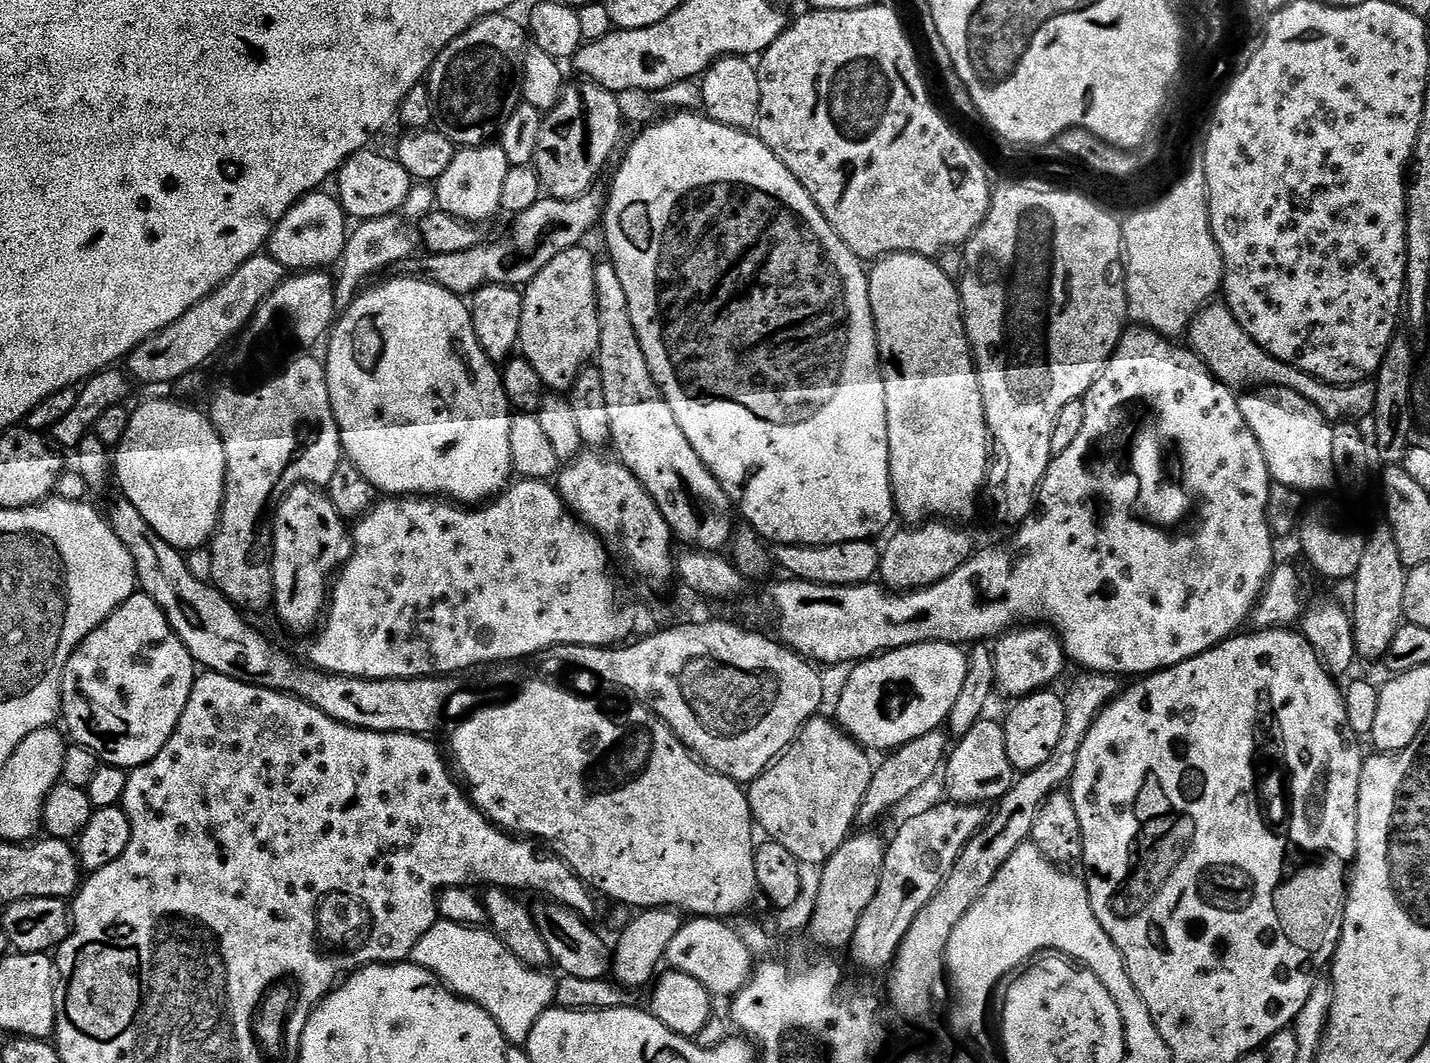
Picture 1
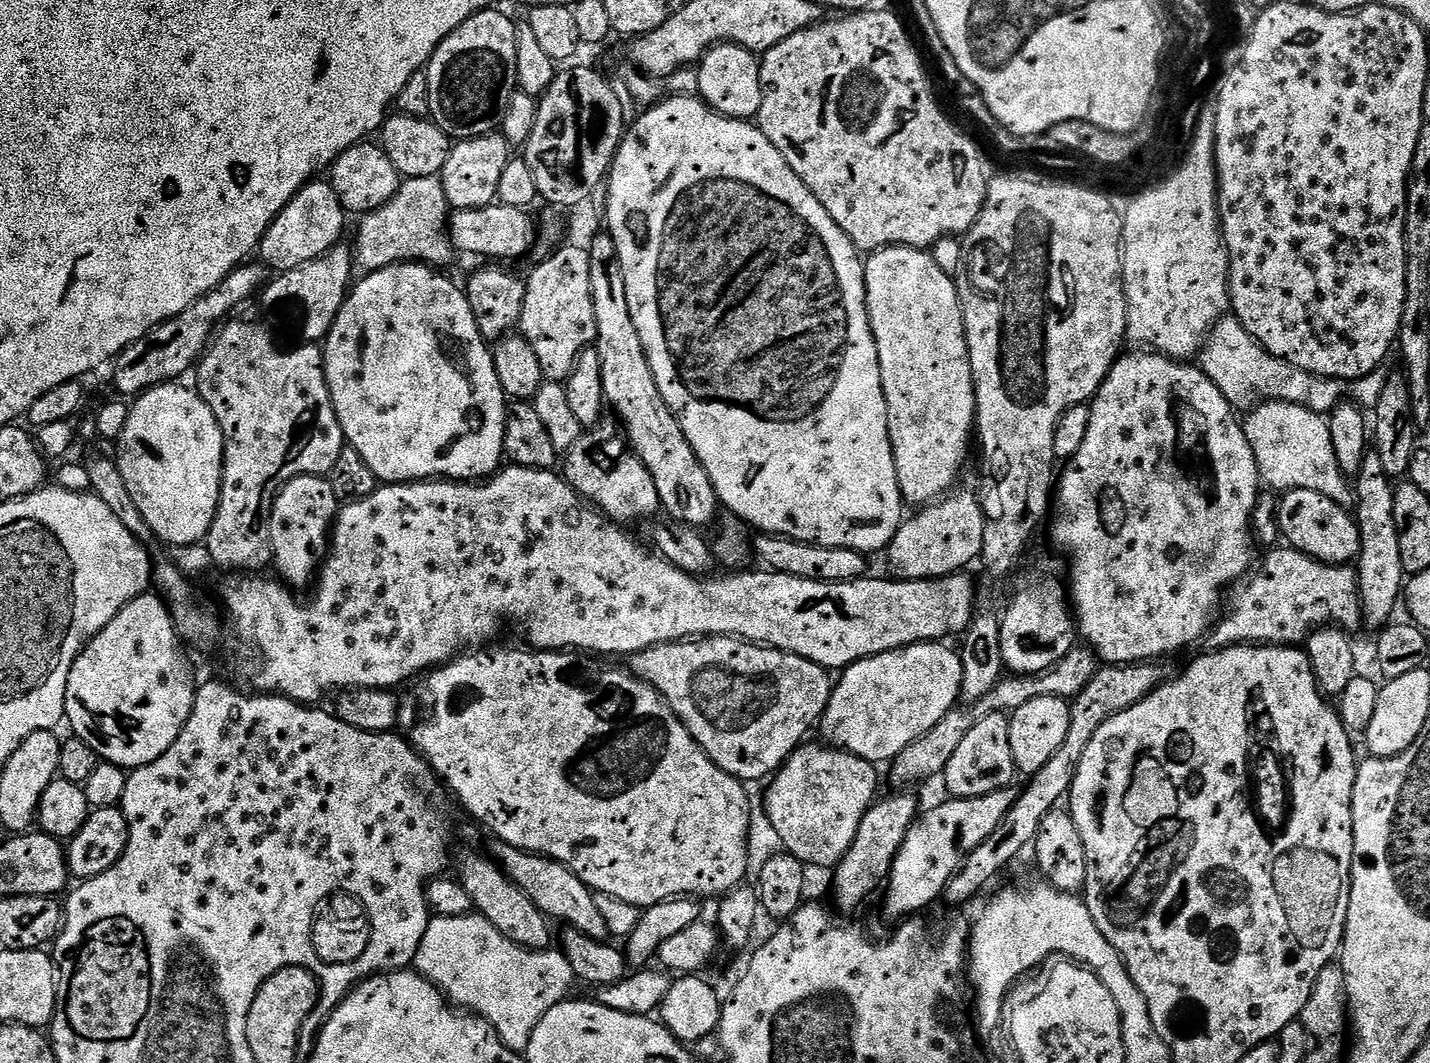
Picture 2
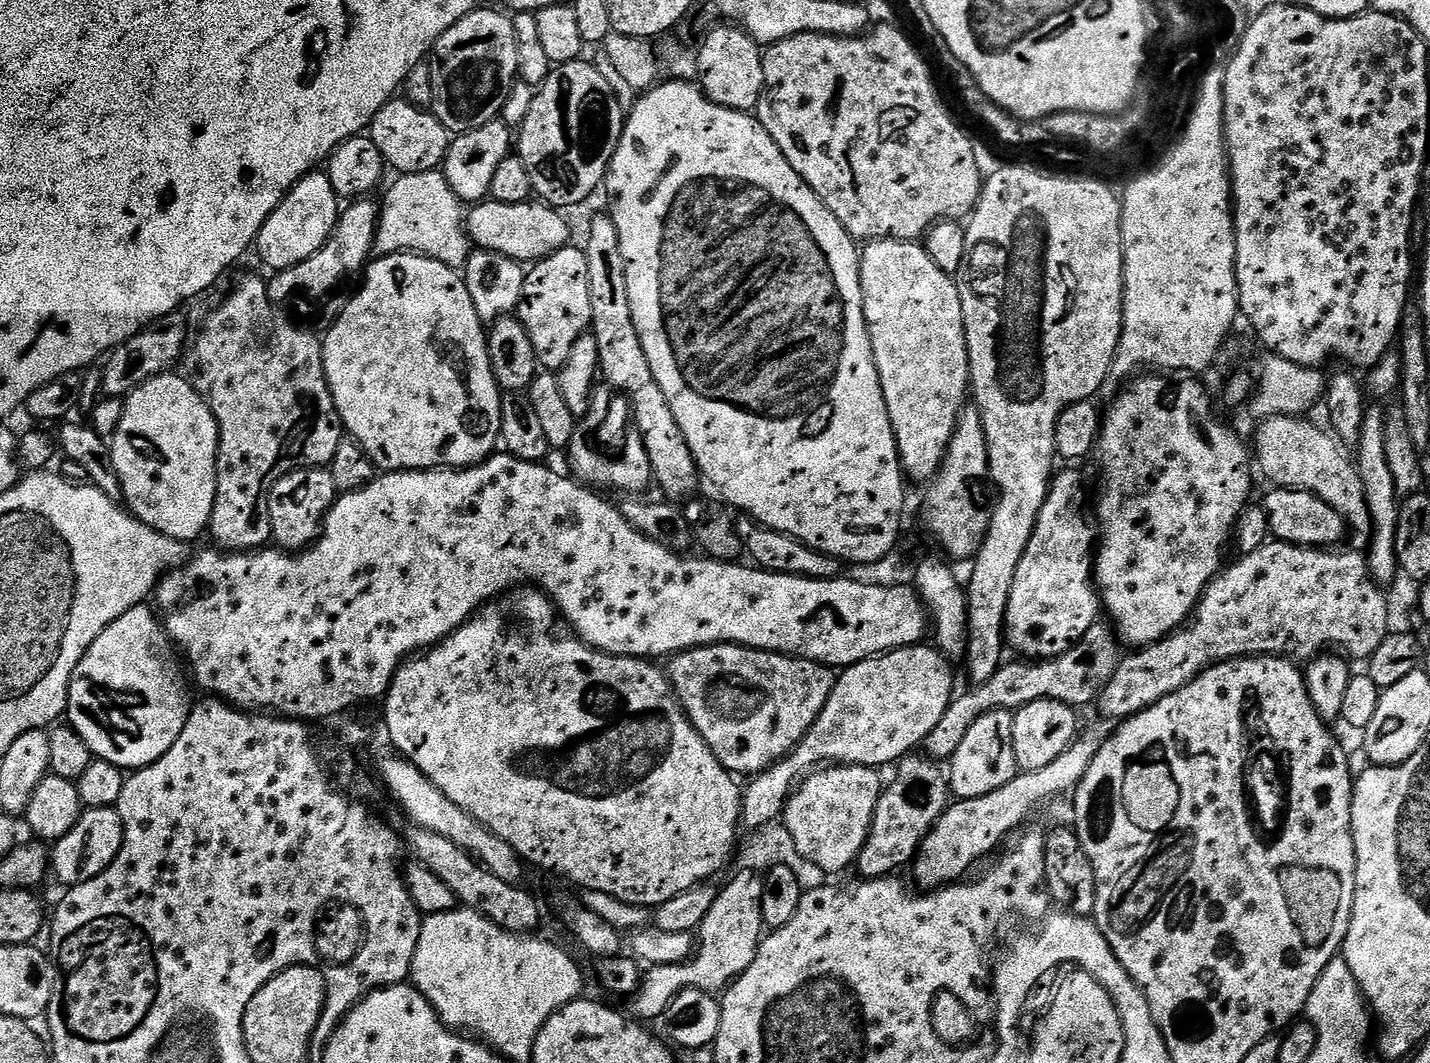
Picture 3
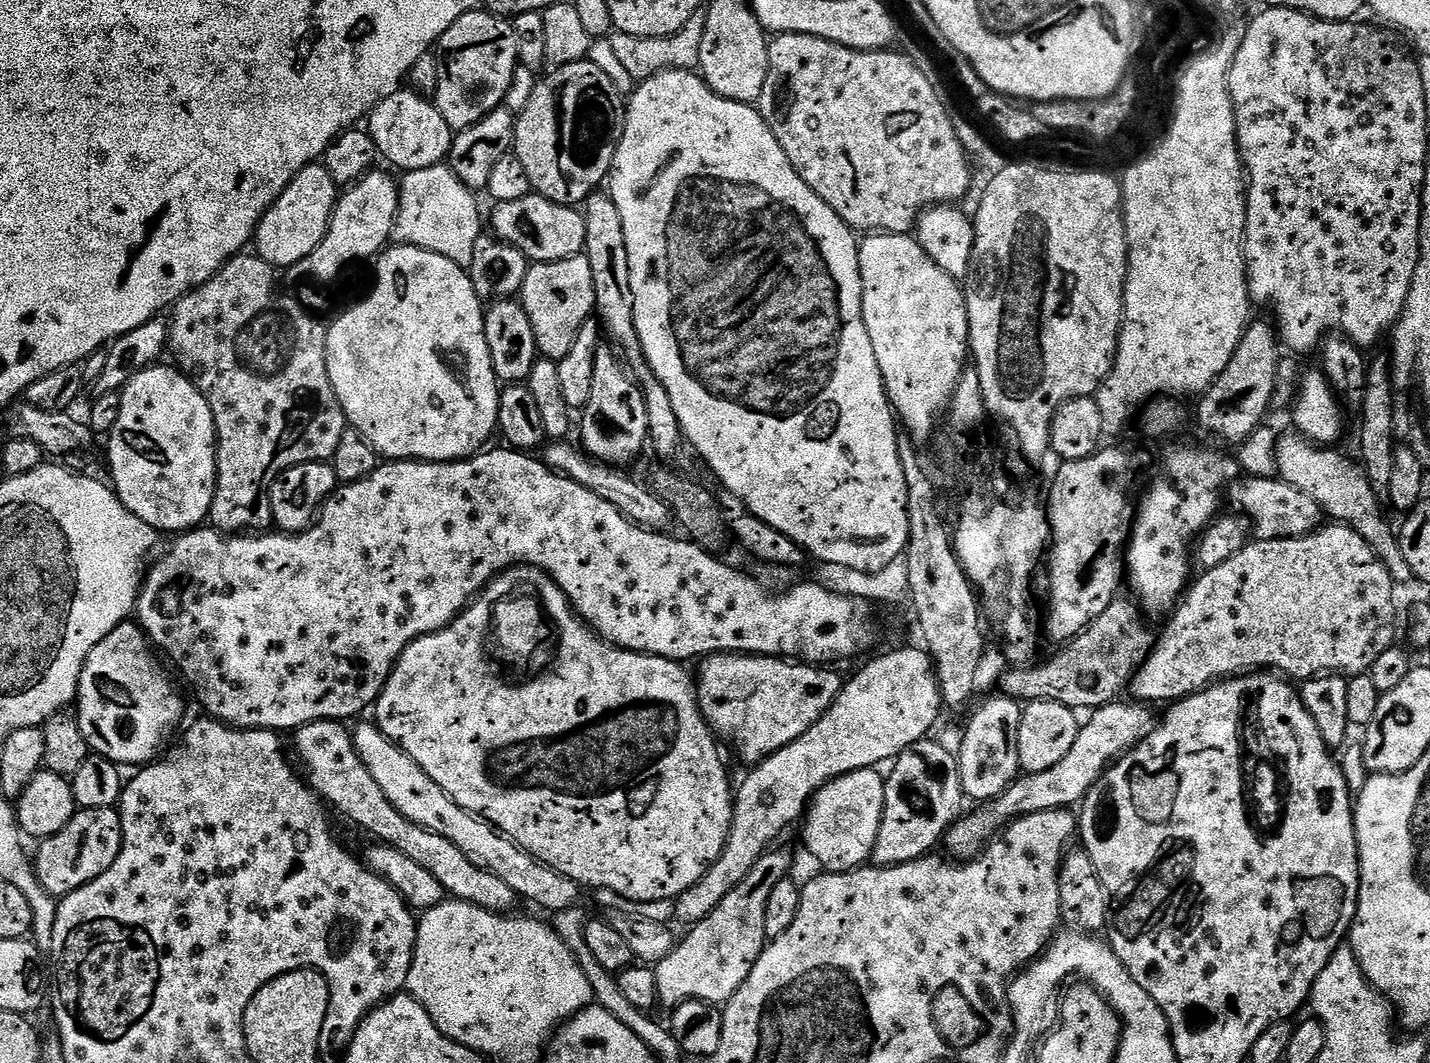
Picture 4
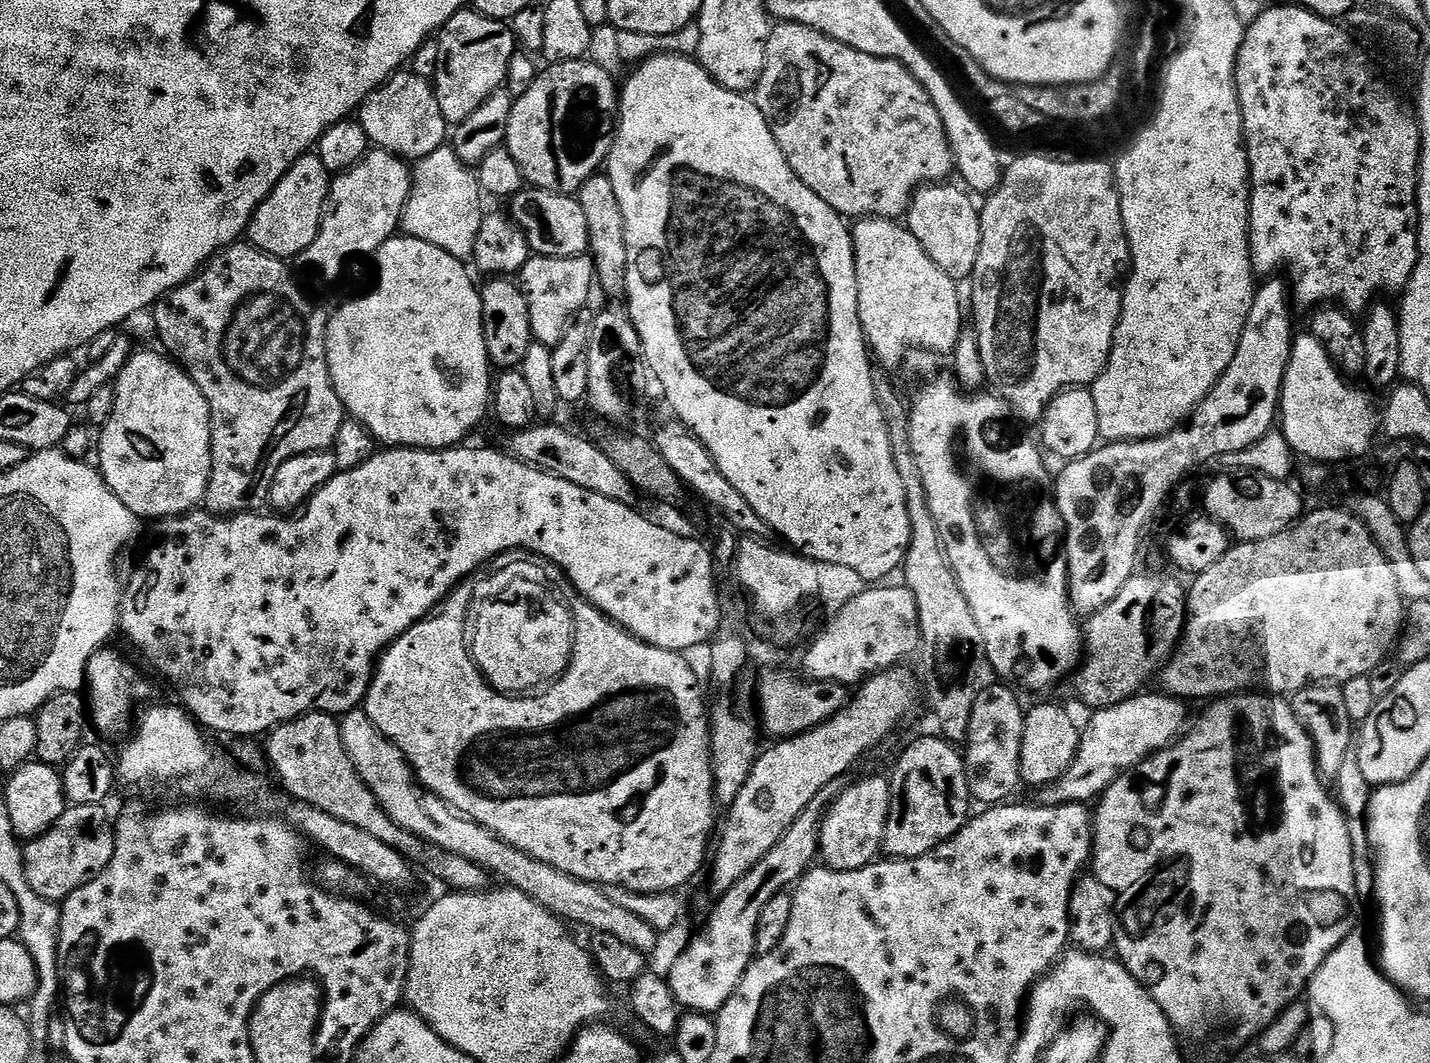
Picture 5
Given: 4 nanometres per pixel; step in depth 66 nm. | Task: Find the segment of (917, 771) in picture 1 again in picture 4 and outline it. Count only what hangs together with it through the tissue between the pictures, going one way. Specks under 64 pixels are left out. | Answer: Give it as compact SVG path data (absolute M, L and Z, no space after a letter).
M1113 600L1094 622L1090 622L1090 626L1086 626L1086 630L1067 641L1053 660L1045 664L1036 662L1031 666L1009 667L1009 672L1000 676L999 691L1017 702L1049 700L1073 710L1095 710L1103 704L1113 703L1119 697L1116 695L1131 685L1132 676L1152 653L1158 639L1157 633L1148 629L1149 621L1142 615L1139 603L1128 600Z

